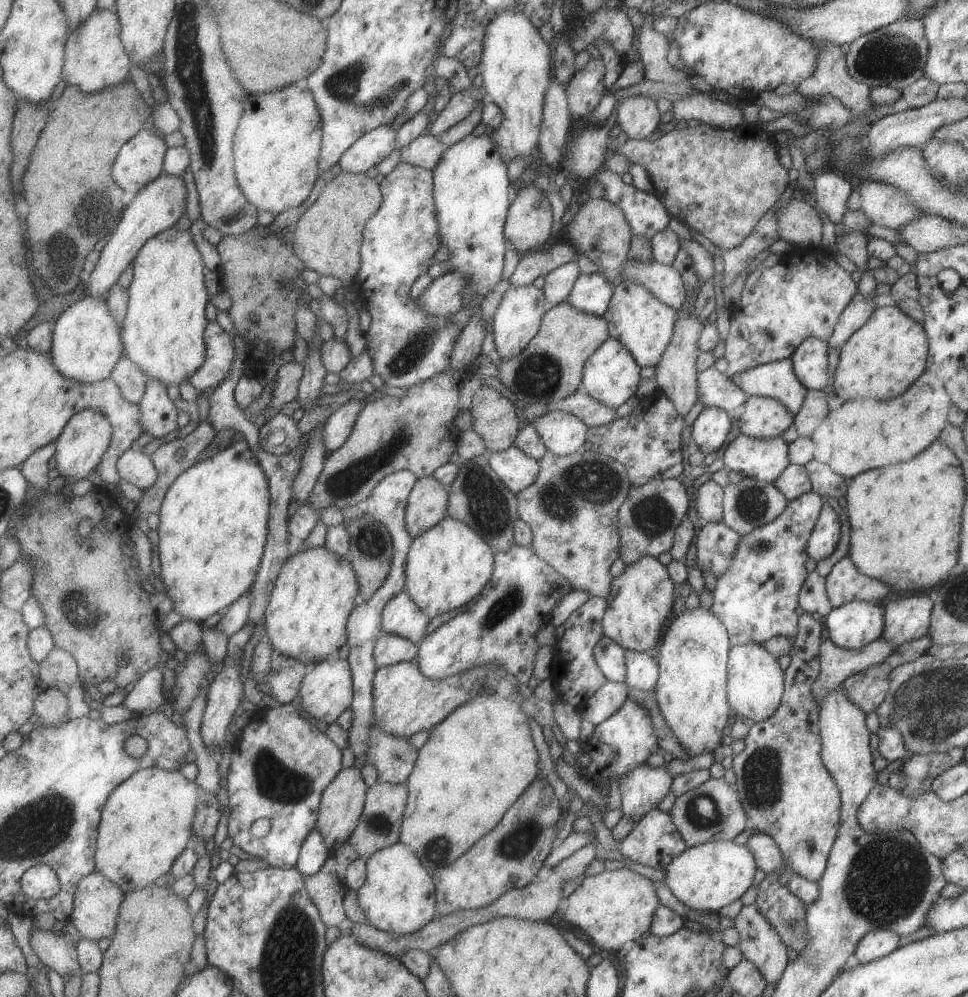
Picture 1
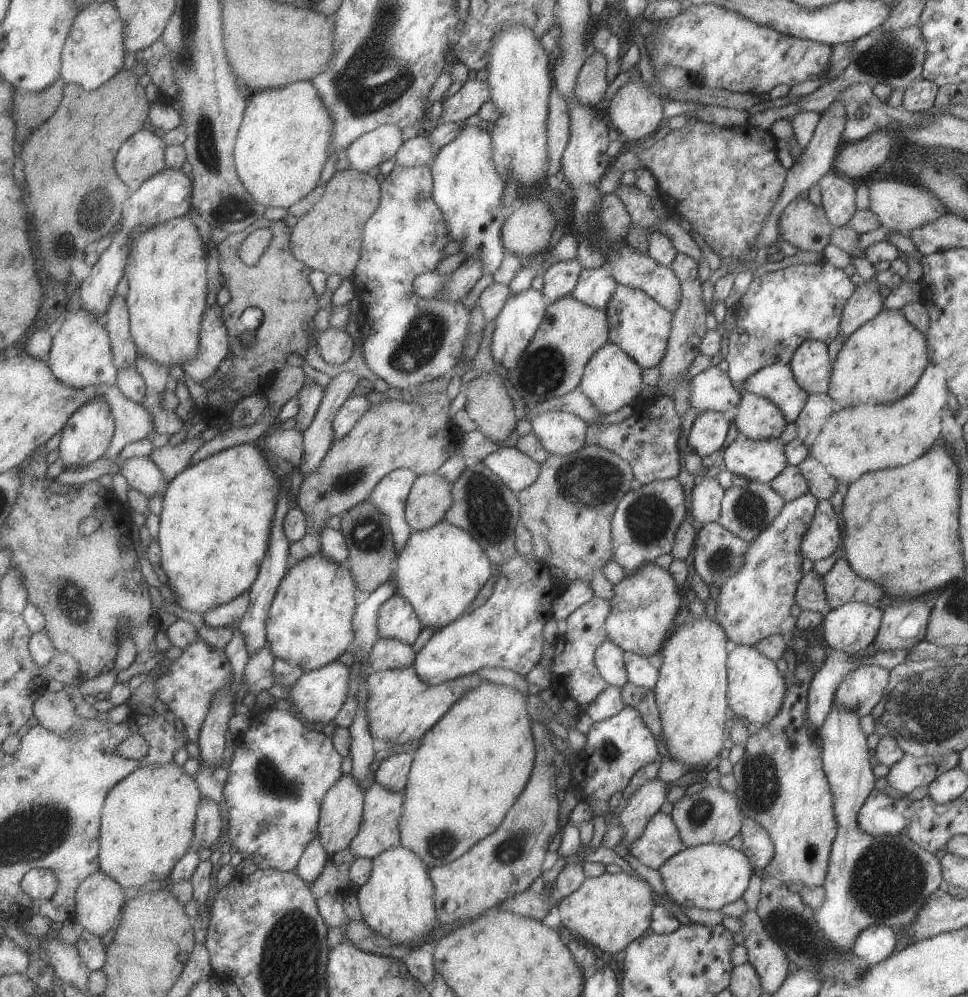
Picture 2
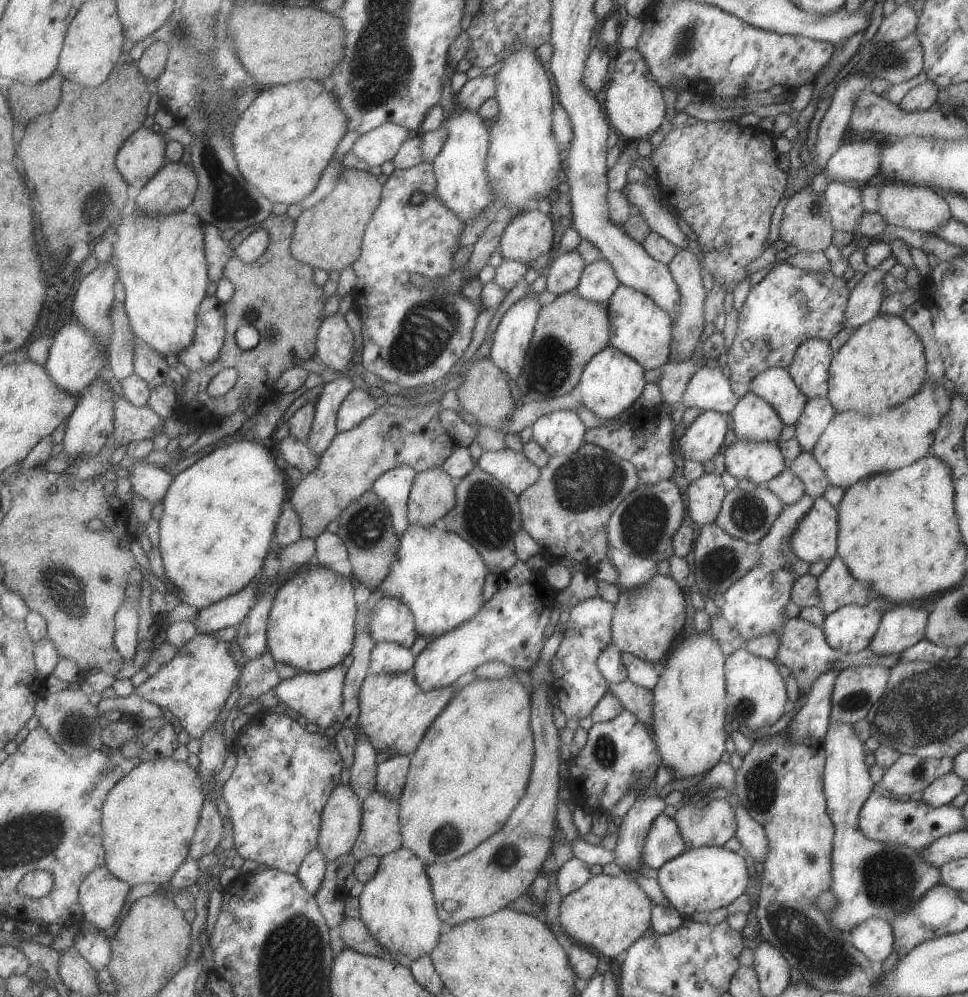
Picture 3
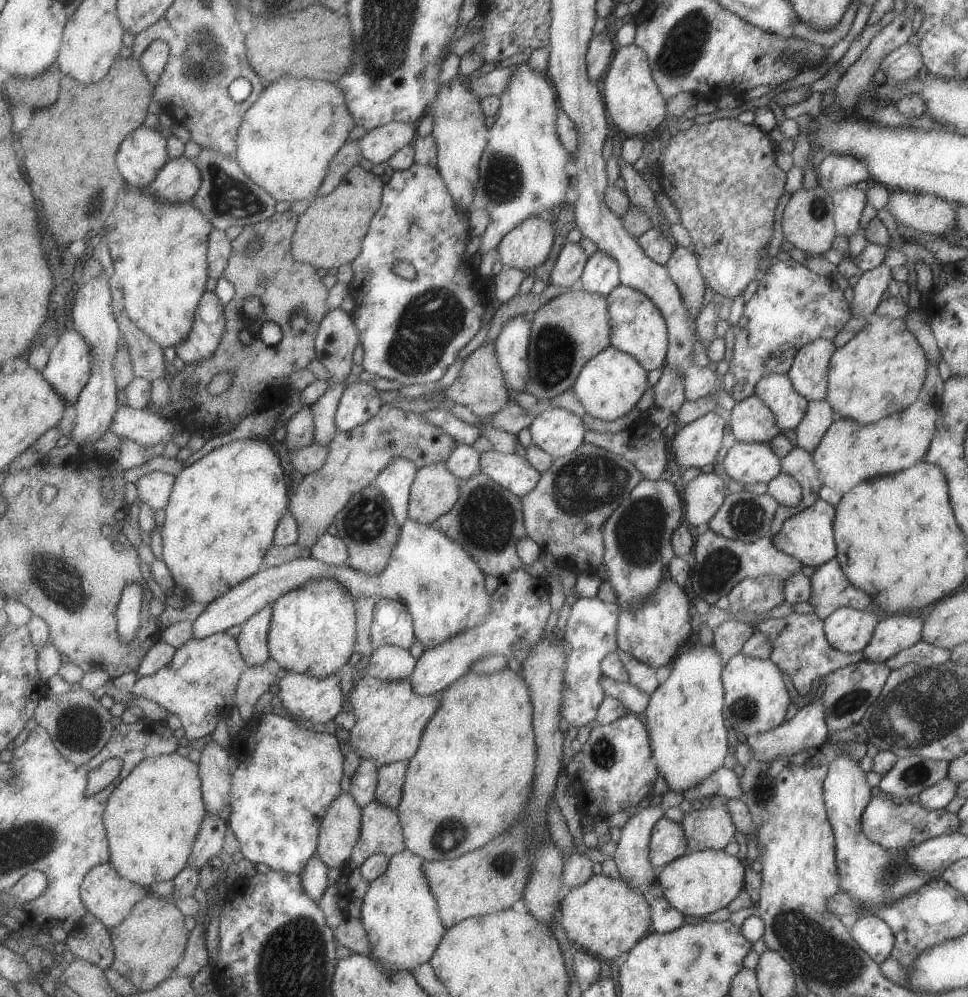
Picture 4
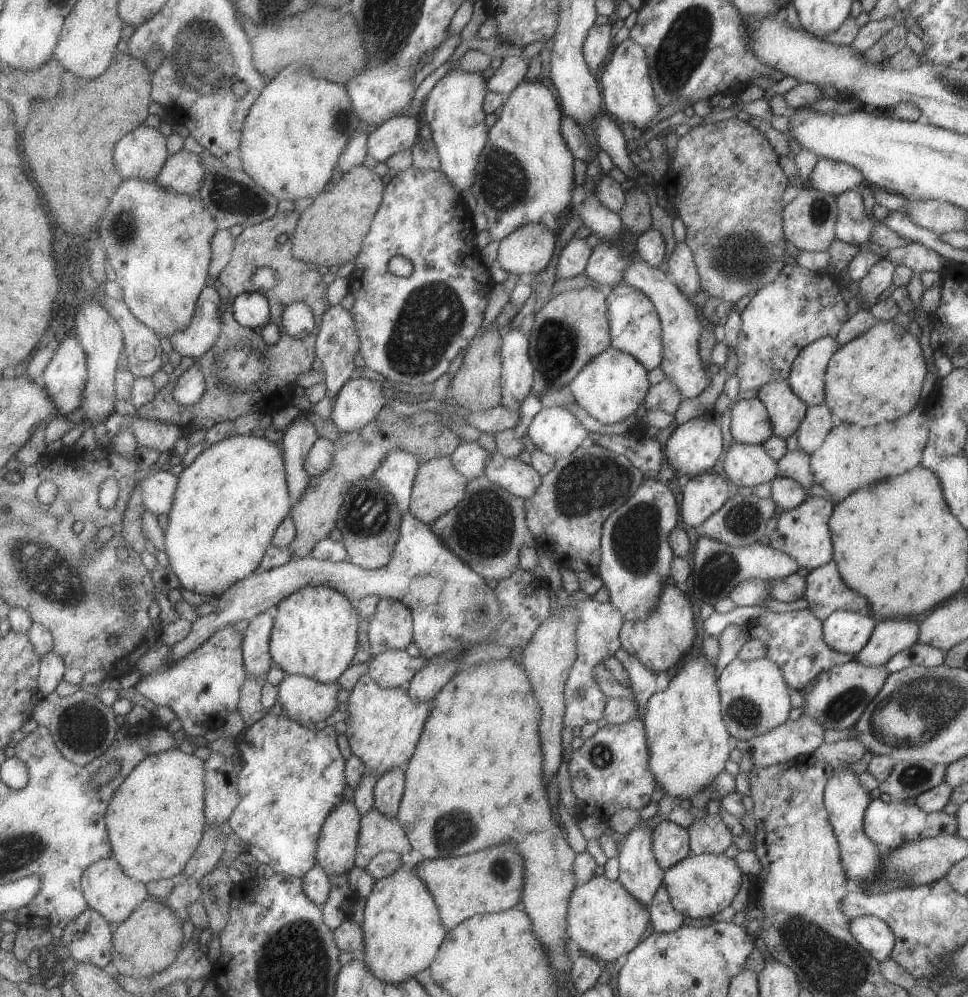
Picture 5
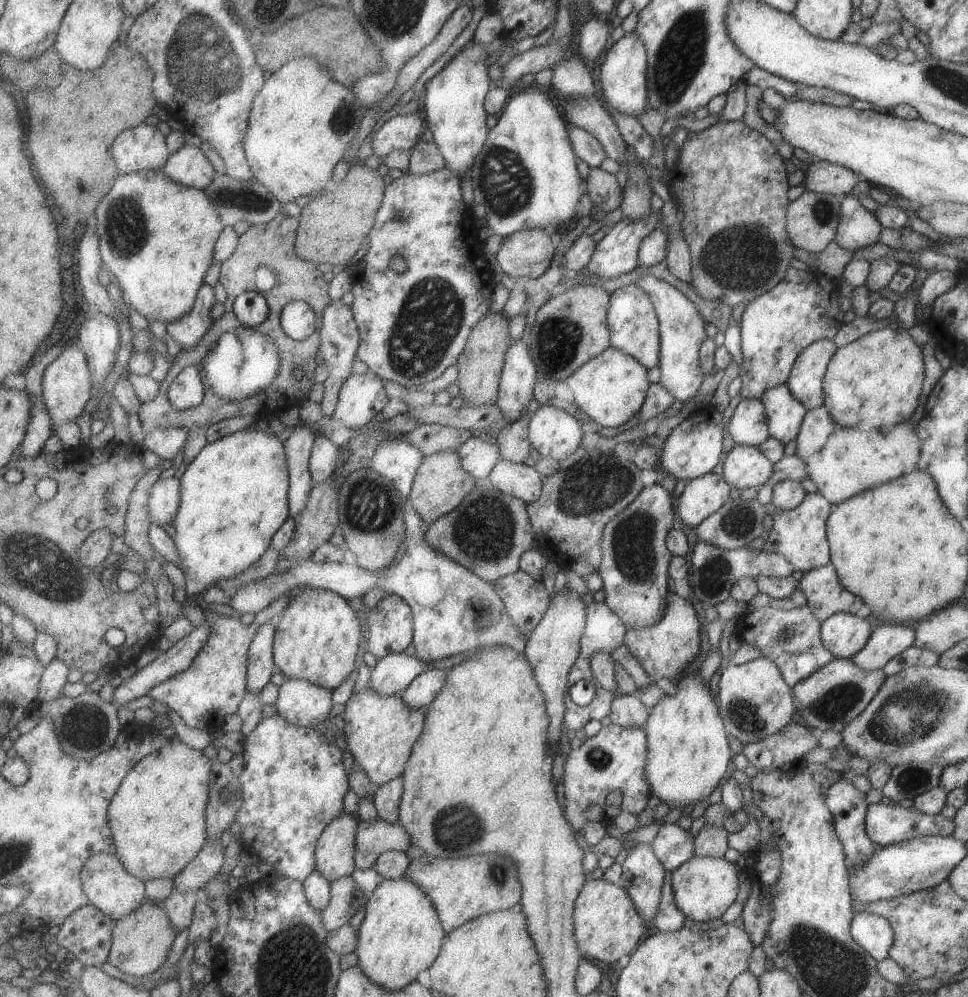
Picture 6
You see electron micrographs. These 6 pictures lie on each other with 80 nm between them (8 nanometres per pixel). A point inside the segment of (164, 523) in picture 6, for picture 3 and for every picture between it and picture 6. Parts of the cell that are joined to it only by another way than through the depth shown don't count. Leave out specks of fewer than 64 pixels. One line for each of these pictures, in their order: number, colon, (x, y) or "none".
3: (149, 480)
4: (155, 488)
5: (160, 489)

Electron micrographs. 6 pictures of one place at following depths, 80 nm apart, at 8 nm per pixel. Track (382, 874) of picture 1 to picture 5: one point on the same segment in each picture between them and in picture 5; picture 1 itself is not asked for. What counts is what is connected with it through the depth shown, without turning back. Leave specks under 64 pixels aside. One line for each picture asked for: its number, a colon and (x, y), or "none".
2: (399, 902)
3: (399, 907)
4: (400, 912)
5: (404, 931)

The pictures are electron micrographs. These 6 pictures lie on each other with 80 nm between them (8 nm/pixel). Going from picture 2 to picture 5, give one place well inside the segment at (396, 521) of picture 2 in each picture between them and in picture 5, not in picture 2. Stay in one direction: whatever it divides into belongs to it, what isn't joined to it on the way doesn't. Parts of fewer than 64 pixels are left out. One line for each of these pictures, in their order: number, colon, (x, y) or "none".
3: (394, 487)
4: (396, 481)
5: (398, 472)

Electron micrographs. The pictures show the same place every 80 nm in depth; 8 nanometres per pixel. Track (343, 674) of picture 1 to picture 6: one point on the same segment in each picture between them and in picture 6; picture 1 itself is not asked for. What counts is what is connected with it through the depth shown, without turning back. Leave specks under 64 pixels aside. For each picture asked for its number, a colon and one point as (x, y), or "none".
2: (320, 695)
3: (318, 697)
4: (319, 700)
5: (308, 701)
6: (302, 703)

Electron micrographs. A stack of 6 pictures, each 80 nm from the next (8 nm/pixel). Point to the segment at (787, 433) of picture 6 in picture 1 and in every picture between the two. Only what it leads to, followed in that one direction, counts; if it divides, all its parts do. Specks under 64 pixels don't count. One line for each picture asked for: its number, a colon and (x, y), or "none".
1: (776, 380)
2: (775, 382)
3: (774, 385)
4: (775, 390)
5: (785, 410)

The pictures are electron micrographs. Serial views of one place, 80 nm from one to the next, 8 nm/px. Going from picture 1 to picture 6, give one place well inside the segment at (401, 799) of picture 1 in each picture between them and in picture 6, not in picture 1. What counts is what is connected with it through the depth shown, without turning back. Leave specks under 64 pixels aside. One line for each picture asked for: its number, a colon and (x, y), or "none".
2: (383, 808)
3: (381, 834)
4: (382, 831)
5: (379, 833)
6: (374, 839)

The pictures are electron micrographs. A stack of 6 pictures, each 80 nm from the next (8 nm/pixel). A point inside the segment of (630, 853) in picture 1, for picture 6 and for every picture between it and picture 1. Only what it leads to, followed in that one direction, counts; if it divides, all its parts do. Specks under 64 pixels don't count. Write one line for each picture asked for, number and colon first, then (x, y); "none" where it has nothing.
2: (660, 839)
3: (663, 842)
4: (667, 841)
5: (669, 842)
6: (673, 846)

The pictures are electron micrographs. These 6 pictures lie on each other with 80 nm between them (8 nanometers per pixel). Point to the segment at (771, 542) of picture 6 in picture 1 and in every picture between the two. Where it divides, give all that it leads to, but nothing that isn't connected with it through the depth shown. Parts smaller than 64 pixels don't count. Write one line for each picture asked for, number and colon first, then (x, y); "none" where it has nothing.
1: (824, 536)
2: (822, 537)
3: (814, 538)
4: (807, 536)
5: (802, 533)

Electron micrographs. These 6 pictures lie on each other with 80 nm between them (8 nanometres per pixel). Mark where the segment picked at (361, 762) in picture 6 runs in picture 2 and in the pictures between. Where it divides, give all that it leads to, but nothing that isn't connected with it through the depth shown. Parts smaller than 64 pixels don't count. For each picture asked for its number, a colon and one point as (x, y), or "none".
2: (401, 707)
3: (396, 713)
4: (391, 717)
5: (386, 725)

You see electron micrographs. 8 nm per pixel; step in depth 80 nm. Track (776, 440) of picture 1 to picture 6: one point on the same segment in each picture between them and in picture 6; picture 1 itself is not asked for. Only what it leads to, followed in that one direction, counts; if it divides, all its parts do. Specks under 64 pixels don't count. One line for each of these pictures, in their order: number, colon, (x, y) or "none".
2: (756, 460)
3: (756, 461)
4: (745, 463)
5: (744, 465)
6: (744, 466)

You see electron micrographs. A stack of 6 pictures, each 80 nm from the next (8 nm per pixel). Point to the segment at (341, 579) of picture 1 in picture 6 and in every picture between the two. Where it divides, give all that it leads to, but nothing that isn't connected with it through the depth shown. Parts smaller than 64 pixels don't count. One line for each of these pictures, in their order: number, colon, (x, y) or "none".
2: (311, 622)
3: (312, 626)
4: (314, 630)
5: (316, 633)
6: (318, 638)

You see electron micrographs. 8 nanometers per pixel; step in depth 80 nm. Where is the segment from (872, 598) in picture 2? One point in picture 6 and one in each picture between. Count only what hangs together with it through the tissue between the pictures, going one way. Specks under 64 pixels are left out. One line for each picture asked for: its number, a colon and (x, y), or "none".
3: (835, 586)
4: (830, 590)
5: (825, 592)
6: (824, 595)

